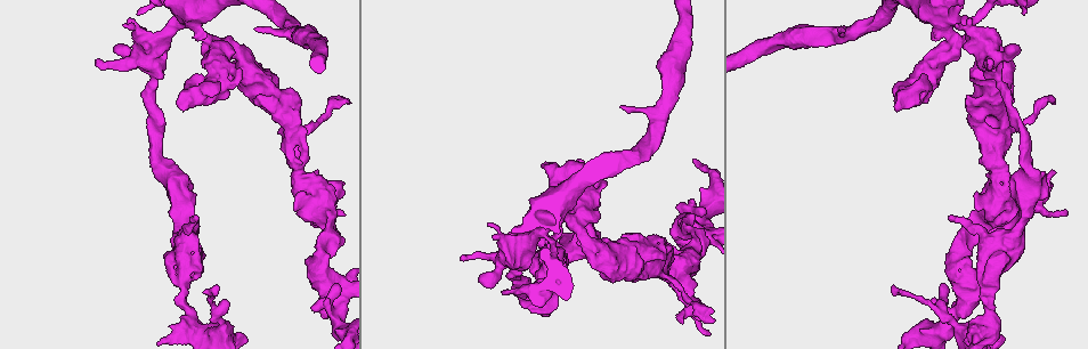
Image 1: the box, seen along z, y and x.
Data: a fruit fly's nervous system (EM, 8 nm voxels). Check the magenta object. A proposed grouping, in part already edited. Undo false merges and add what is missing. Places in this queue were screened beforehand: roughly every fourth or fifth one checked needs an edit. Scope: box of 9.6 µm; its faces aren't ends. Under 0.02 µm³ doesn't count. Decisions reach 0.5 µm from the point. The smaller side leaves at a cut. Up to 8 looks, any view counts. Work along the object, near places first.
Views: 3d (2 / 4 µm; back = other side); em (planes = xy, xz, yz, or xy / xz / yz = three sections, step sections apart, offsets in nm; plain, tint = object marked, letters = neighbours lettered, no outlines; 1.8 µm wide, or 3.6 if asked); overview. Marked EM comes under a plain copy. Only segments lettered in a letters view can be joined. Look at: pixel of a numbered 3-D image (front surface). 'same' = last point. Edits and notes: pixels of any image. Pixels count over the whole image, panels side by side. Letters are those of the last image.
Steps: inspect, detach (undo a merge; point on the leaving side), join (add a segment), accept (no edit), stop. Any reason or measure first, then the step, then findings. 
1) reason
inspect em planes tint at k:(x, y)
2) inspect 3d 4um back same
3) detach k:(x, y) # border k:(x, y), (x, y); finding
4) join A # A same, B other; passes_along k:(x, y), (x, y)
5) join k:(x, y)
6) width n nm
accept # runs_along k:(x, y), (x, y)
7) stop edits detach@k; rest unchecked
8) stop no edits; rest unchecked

thick turns thin
inspect 3d 4um at 1:(142, 55)

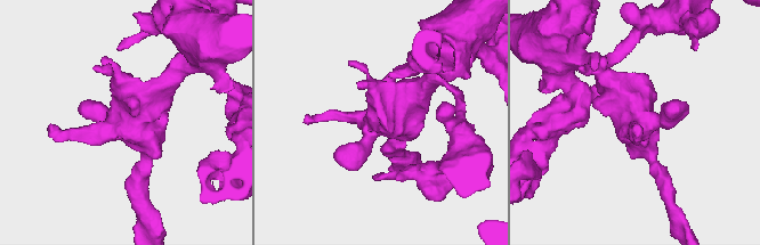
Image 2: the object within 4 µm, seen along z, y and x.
inspect em 3.6um planes tint at 2:(124, 113)

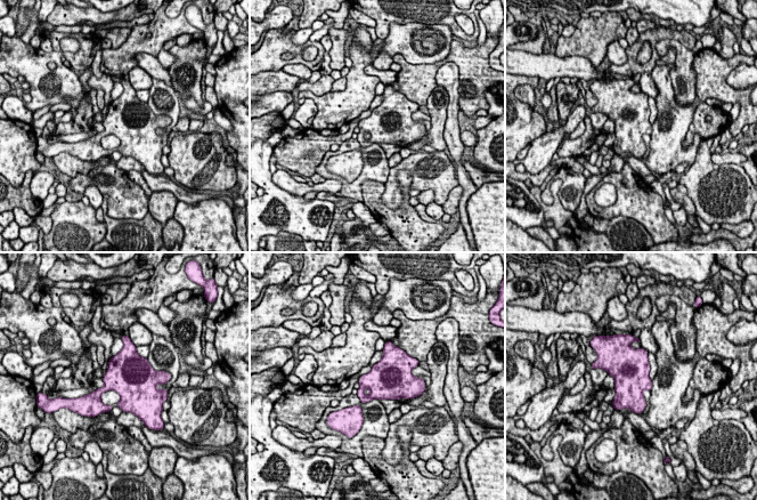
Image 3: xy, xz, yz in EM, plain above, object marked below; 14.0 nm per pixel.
what lies round it
inspect em 3.6um planes letters same

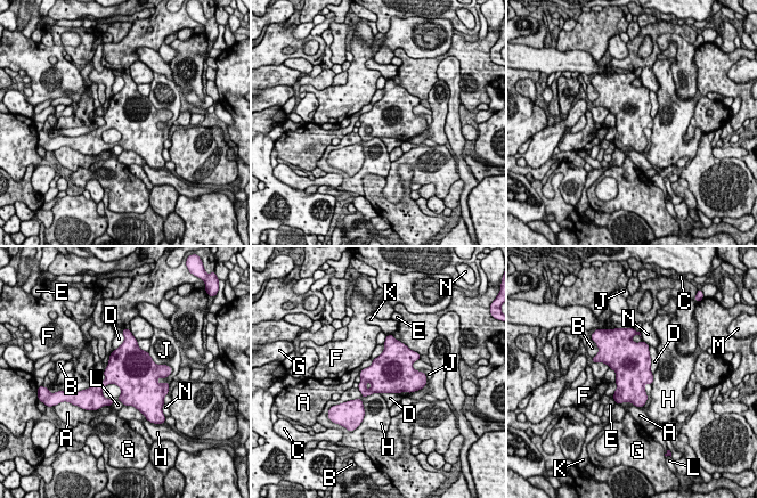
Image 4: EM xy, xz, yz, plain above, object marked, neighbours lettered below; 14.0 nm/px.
accept # A other, B other, C other, D other, E other, F other, G other, H other, J other, K other, L other, M other, N other; border 4:(651, 383), (644, 385), (641, 408); continuous, no second cell

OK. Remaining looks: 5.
sudden change in width
inspect 3d 2um at 1:(602, 249)

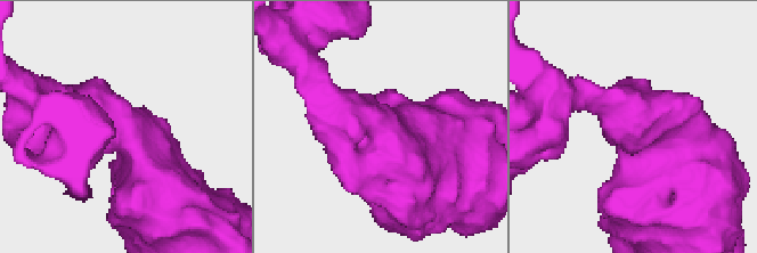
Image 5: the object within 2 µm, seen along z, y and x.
inspect em xz step 4 tint at 5:(377, 132)

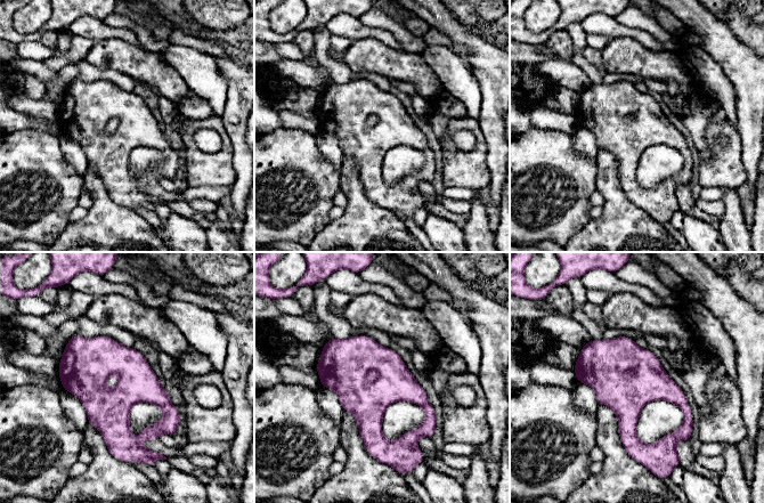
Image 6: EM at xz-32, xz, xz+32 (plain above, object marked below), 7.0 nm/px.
cut it another way
inspect em planes letters same

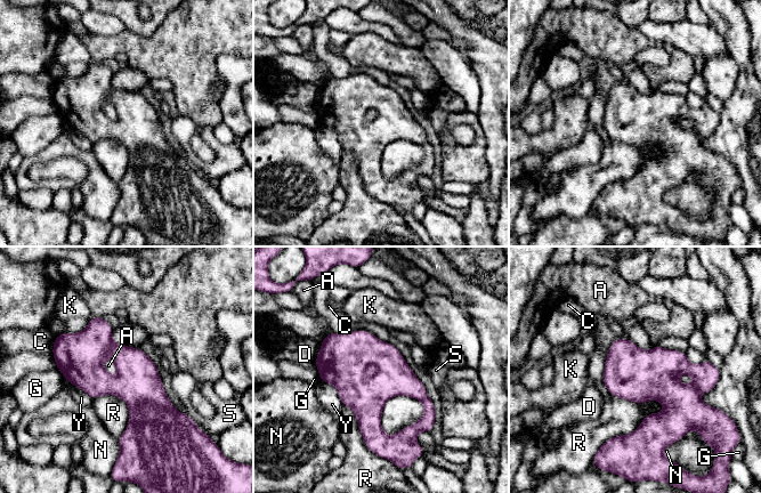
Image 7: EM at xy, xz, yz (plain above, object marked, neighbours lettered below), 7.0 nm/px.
width 320 nm
accept # A other, C other, D other, G other, K other, N other, R other, S other, Y other; runs_along 7:(94, 320), (137, 374), (131, 443); continuous, no second cell

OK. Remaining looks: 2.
abrupt turn
inspect 3d 2um at 1:(1001, 136)

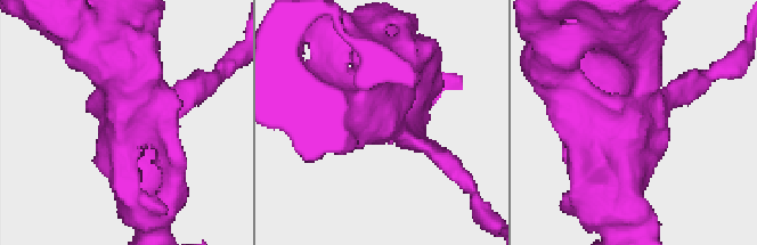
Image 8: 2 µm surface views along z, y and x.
now the EM
inspect em xz step 8 letters at 8:(392, 119)

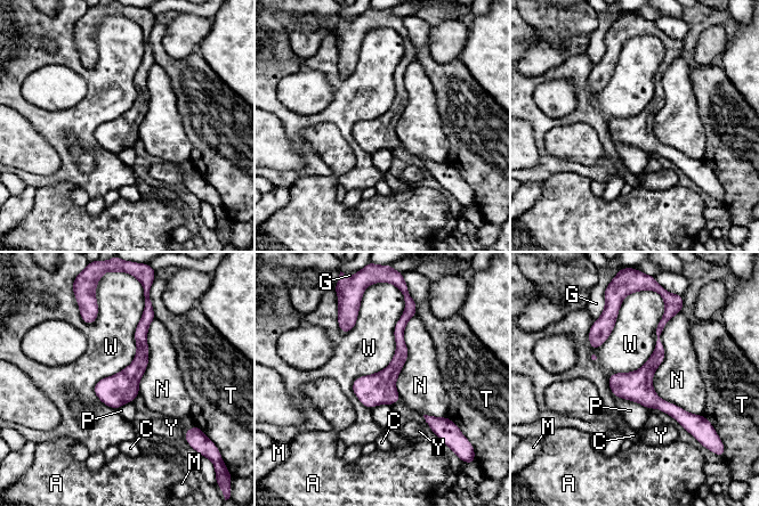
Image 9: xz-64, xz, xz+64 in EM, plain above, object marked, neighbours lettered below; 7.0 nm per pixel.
accept # A other, C other, G other, M other, N other, P other, T other, W other, Y other; one cell here

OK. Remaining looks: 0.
stop no edits; rest unchecked

